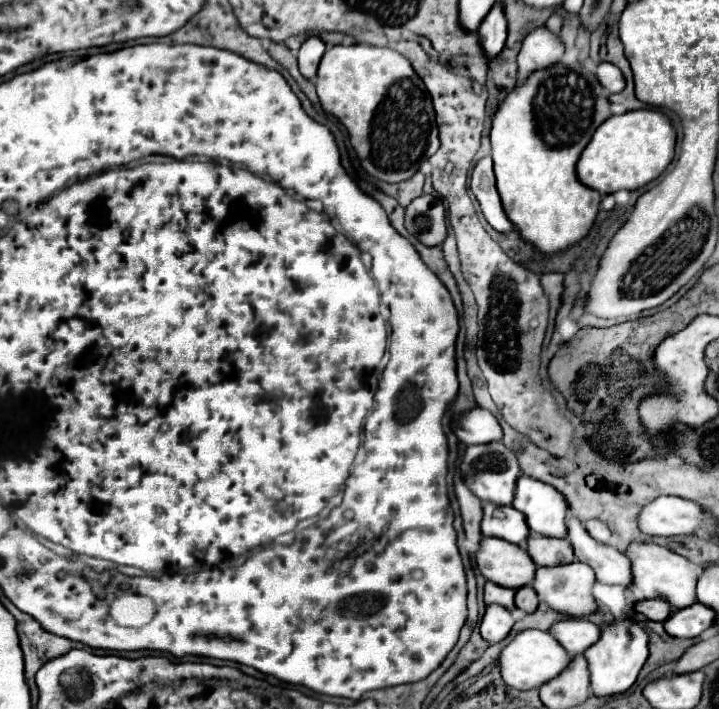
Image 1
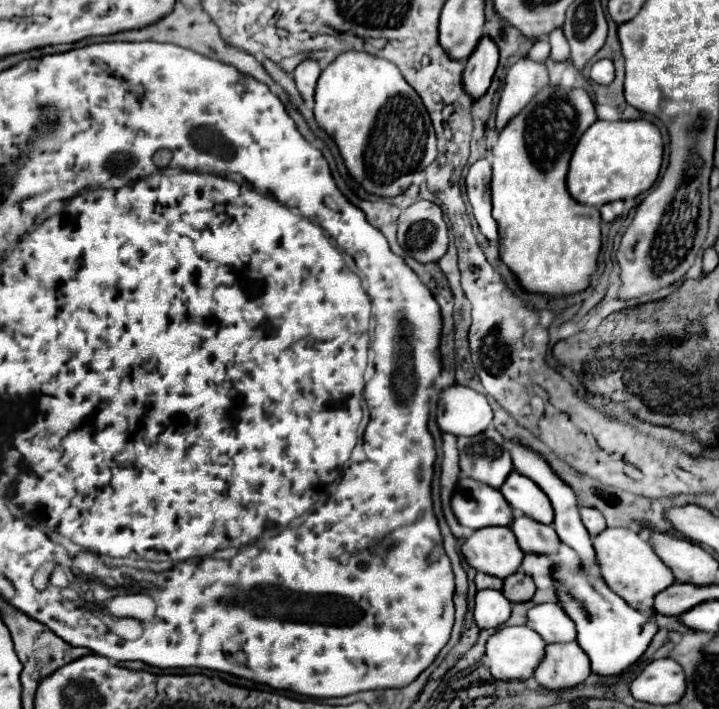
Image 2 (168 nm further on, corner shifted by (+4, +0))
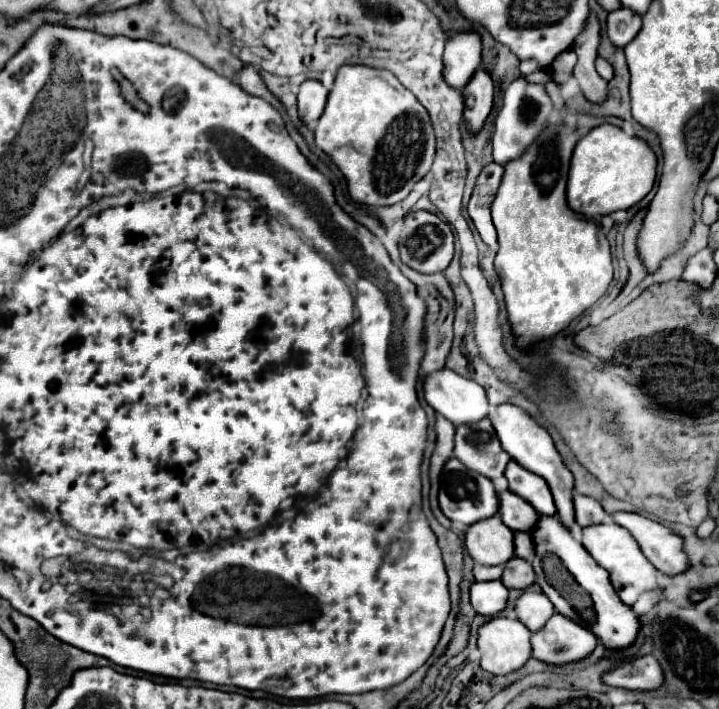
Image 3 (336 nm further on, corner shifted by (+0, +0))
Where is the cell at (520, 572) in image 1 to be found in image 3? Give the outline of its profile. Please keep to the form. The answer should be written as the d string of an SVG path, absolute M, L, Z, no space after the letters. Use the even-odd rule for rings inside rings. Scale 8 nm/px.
M498 516L470 524L464 544L474 562L484 566L502 566L514 556L514 534Z

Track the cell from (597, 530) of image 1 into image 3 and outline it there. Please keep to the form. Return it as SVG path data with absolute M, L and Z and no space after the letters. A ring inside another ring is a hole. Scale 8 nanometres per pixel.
M574 494L572 502L574 502L574 516L576 516L578 526L584 528L584 526L602 524L602 522L608 520L608 514L604 512L602 504L598 504L598 500L594 500L590 496Z

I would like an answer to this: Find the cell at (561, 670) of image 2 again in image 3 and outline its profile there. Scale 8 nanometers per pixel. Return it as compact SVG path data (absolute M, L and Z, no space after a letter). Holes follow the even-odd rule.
M554 614L544 628L532 634L530 642L534 658L550 664L566 664L588 656L596 646L596 636L568 616Z

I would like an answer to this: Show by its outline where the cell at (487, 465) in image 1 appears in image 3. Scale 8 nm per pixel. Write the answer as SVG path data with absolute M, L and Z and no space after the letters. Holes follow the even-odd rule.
M490 420L456 426L454 456L470 470L496 480L504 476L510 456L502 450Z

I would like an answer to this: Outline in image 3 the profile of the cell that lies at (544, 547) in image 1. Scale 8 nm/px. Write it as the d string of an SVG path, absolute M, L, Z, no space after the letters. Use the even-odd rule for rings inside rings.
M504 490L498 492L500 504L498 504L498 516L502 518L502 522L510 528L510 530L522 530L522 532L530 532L536 524L536 510L522 500L518 494Z

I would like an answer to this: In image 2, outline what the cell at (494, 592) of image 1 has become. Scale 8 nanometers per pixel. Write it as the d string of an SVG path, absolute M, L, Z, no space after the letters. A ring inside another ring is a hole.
M478 572L476 574L476 588L480 590L480 588L494 588L494 590L502 590L502 580L500 578L496 578L496 576L488 576L488 574L482 574L482 572Z

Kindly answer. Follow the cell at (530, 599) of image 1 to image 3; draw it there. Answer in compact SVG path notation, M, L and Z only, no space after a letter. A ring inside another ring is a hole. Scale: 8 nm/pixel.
M514 556L512 560L508 560L504 564L504 572L502 572L502 584L506 588L518 588L524 590L534 582L534 570L530 566L530 562Z

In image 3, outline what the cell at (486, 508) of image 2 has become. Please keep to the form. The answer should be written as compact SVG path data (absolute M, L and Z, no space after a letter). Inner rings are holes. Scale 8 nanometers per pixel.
M450 458L442 472L440 472L440 492L438 492L438 504L440 504L440 510L452 520L452 522L462 522L466 526L478 522L478 520L484 520L484 518L490 518L498 512L498 494L496 494L496 488L494 484L486 478L486 476L480 476L478 472L474 470L468 470L458 458Z

